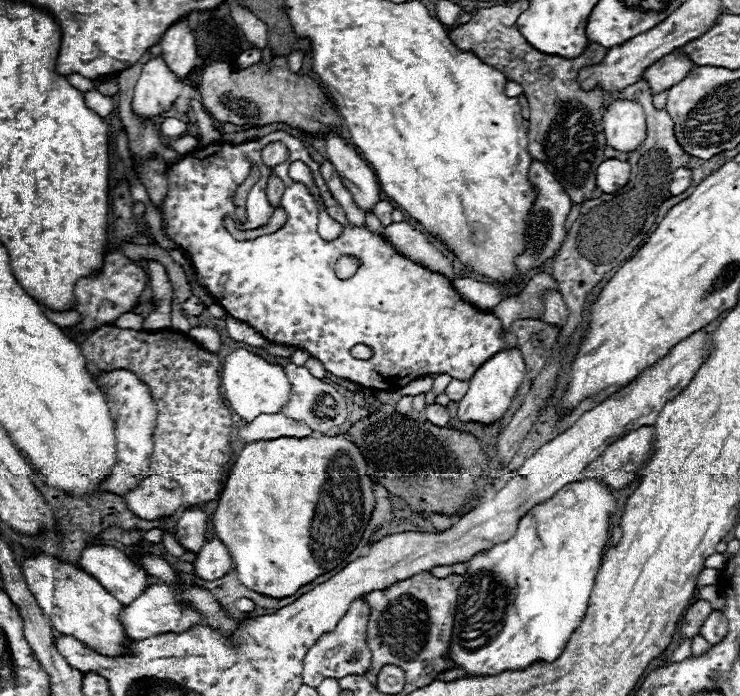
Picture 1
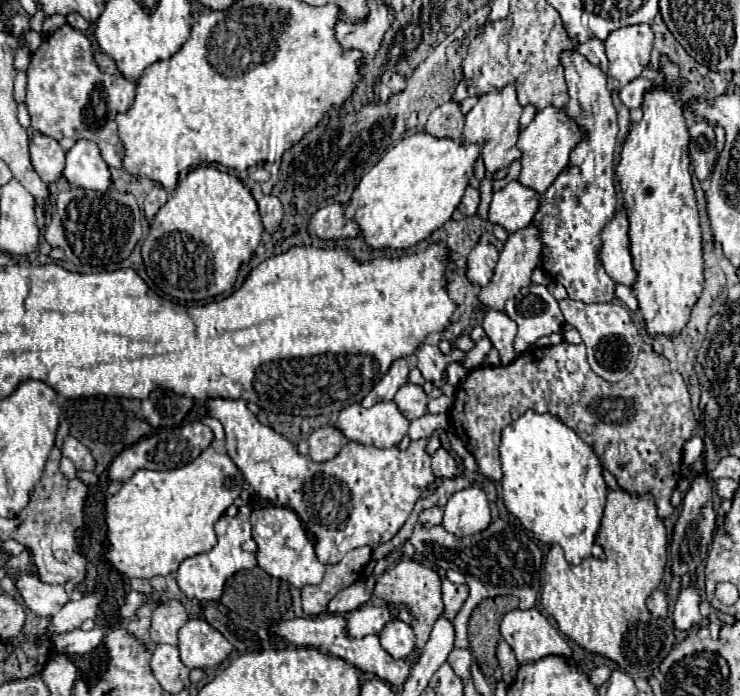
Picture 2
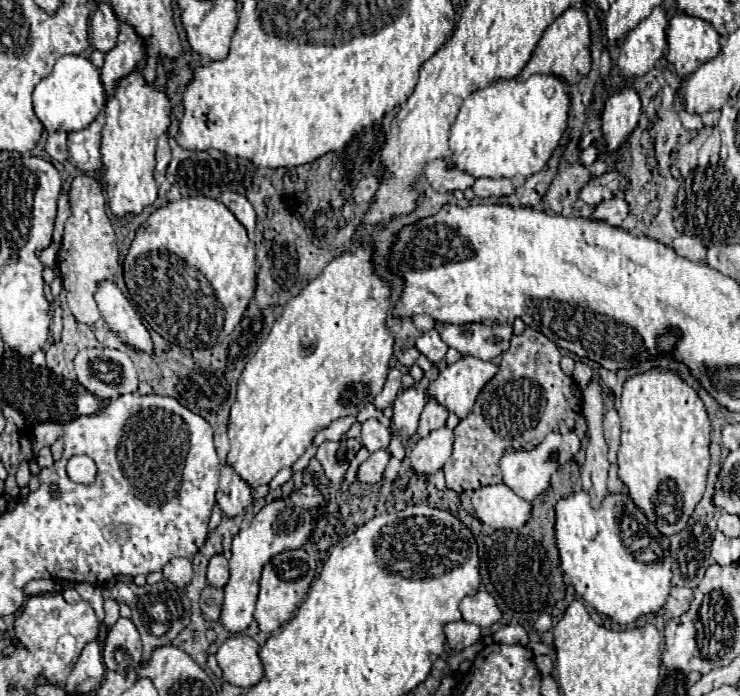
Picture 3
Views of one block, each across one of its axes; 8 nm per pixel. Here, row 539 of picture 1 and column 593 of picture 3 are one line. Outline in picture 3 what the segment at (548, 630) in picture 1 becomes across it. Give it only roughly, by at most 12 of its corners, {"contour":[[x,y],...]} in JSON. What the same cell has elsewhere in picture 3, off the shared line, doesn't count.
{"contour":[[608,494],[556,504],[560,564],[618,626],[664,610],[670,540]]}

